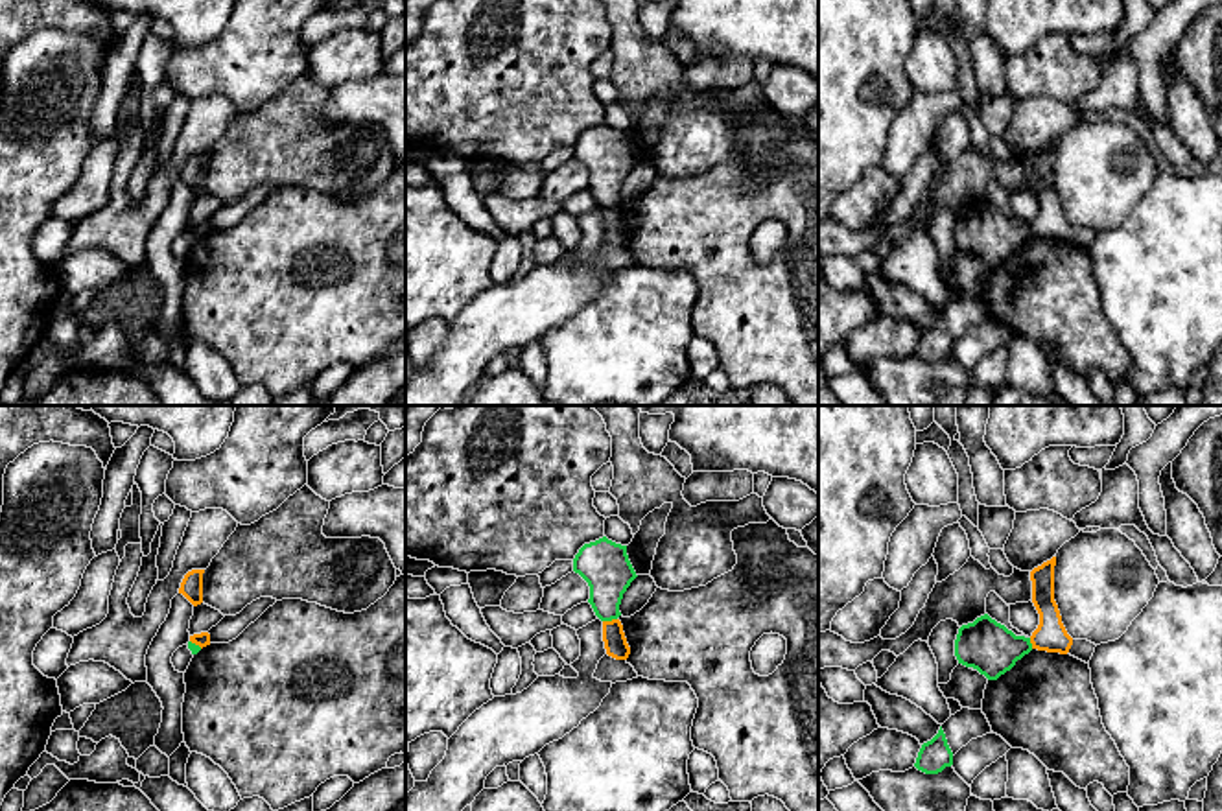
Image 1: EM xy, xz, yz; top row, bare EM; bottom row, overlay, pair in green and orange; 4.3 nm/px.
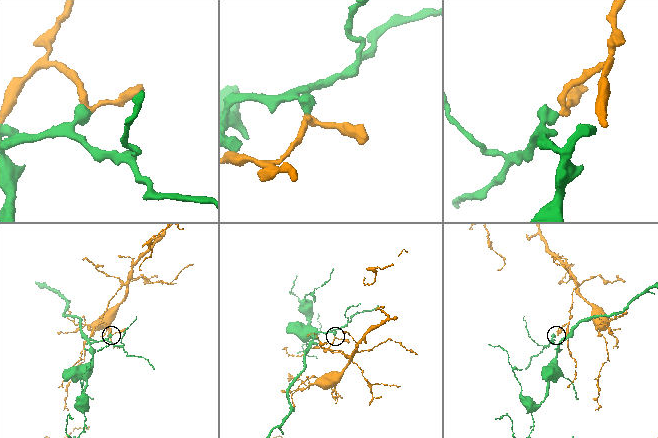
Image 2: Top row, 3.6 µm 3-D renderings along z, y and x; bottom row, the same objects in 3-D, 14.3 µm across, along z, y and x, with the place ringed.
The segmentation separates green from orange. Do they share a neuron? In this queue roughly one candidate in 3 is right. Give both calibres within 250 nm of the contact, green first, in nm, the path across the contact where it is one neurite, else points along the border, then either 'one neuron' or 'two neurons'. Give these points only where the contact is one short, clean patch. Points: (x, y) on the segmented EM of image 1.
220 nm thick on the green side, 100 nm on the other; border along xz (616, 618), (603, 622); two neurons

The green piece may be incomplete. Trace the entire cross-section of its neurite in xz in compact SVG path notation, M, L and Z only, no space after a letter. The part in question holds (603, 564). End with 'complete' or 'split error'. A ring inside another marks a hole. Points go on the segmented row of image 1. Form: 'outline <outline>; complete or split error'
outline M606 536L584 544L573 558L573 571L588 582L588 603L595 616L601 621L617 619L623 594L638 577L629 560L627 546Z; complete

